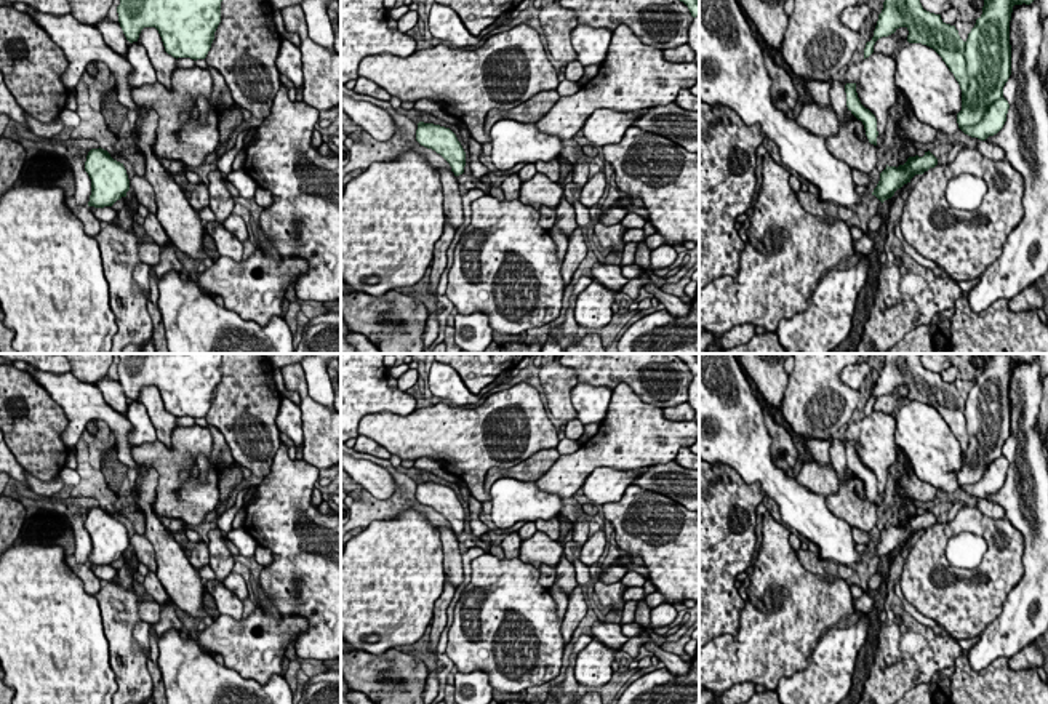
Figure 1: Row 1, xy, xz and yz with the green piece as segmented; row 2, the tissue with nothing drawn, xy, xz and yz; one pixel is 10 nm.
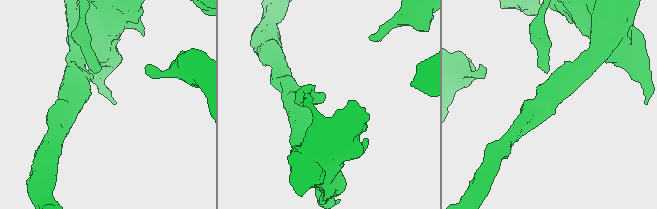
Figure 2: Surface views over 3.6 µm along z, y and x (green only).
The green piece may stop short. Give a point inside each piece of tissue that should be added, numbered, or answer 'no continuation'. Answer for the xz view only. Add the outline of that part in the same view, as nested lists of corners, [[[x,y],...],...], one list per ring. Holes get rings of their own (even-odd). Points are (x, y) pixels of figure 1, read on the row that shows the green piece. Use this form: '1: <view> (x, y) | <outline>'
no continuation

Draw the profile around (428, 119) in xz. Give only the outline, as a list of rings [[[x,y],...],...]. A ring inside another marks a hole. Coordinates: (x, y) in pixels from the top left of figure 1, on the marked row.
[[[422,114],[421,122],[450,128],[456,134],[458,141],[461,142],[461,146],[466,152],[466,165],[470,163],[470,152],[469,152],[467,142],[464,141],[462,133],[456,125],[446,123],[440,118],[435,118],[434,115],[429,115],[429,114]]]

